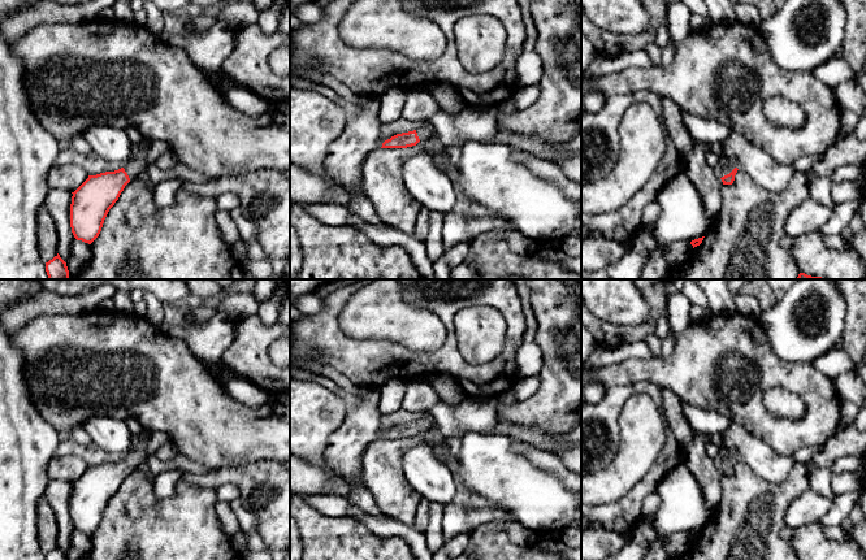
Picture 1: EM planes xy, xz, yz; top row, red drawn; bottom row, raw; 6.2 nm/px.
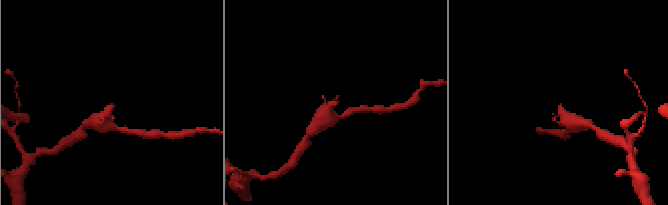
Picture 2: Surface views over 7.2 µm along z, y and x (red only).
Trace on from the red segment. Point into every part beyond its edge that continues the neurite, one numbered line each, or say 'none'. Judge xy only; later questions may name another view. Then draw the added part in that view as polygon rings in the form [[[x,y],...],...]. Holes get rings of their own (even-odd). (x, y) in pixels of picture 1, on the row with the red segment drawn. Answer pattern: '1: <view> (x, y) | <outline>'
1: xy (137, 165) | [[[143,138],[139,143],[131,144],[130,159],[124,164],[124,169],[127,173],[130,181],[139,178],[146,173],[148,164],[146,161],[146,152],[151,147],[153,140]]]

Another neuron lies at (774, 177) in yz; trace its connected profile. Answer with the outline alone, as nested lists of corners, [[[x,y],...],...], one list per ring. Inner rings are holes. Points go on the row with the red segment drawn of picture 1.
[[[732,131],[720,143],[726,159],[766,191],[780,192],[785,190],[796,174],[792,165],[778,162],[763,149],[750,144],[737,131]]]

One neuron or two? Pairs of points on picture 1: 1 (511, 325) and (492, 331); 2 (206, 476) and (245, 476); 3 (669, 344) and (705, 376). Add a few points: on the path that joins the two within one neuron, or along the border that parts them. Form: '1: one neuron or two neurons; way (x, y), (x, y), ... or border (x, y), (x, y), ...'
1: two neurons; border (485, 304), (505, 320), (505, 344), (497, 355)
2: one neuron; way (215, 476), (236, 476)
3: two neurons; border (691, 322), (678, 338), (675, 348), (663, 355)

